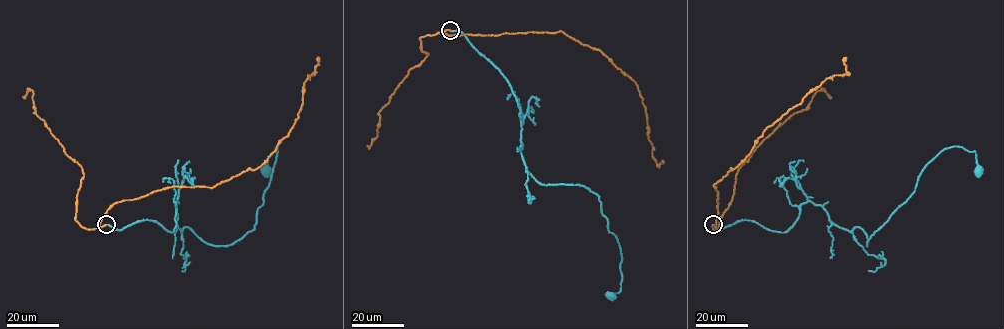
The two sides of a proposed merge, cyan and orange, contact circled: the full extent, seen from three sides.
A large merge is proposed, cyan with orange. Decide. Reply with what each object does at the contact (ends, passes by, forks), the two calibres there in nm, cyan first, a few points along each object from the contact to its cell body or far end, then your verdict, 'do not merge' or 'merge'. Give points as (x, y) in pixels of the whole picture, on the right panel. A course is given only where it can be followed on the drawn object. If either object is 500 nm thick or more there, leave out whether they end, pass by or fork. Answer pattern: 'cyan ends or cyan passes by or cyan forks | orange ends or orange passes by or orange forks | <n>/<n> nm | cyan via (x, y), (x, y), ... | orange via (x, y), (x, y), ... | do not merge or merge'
cyan ends | orange ends | 170/160 nm | cyan via (713, 224), (784, 232), (811, 201), (859, 227), (867, 245), (942, 150), (974, 151), (979, 170) | orange via (713, 224), (718, 211), (714, 186), (717, 181), (751, 152), (768, 127), (827, 78), (846, 73), (846, 57) | merge

